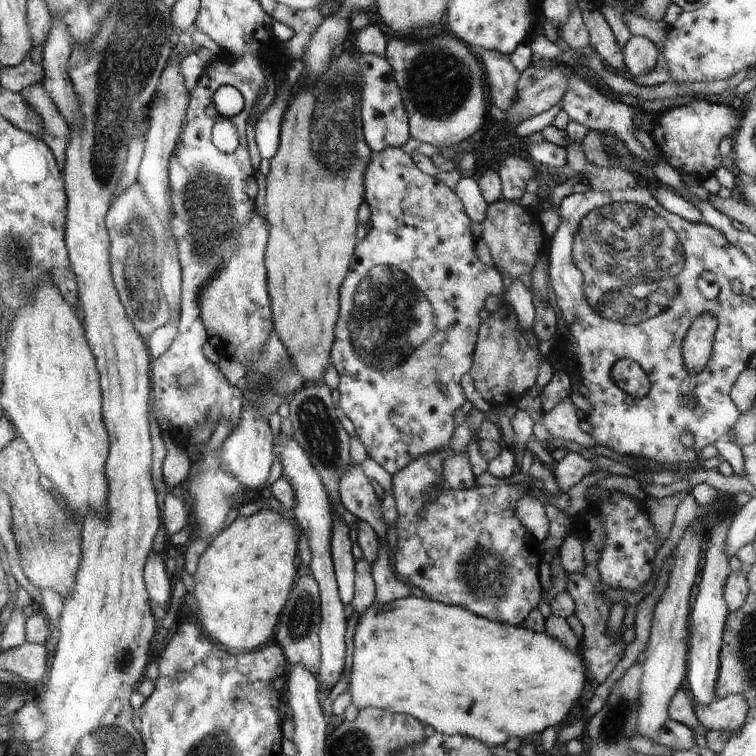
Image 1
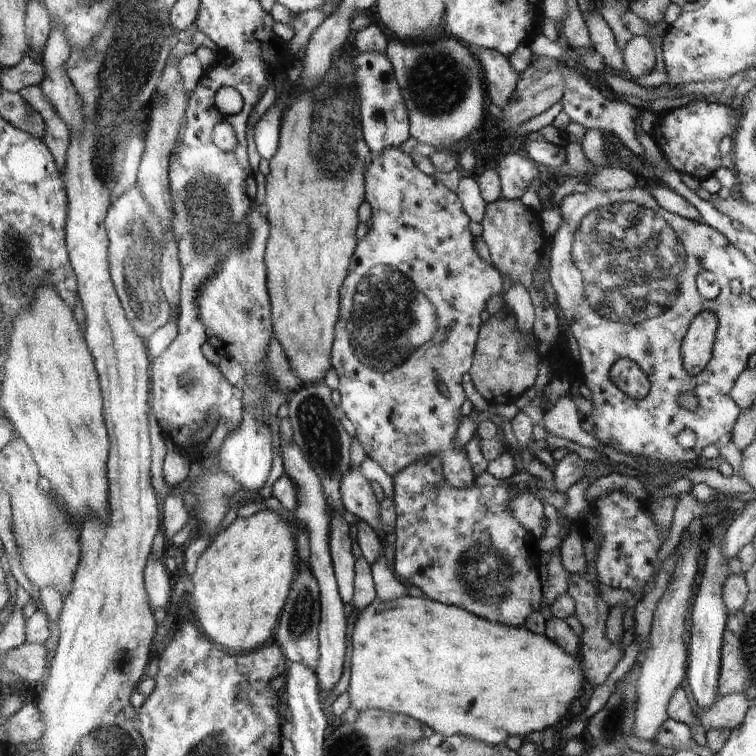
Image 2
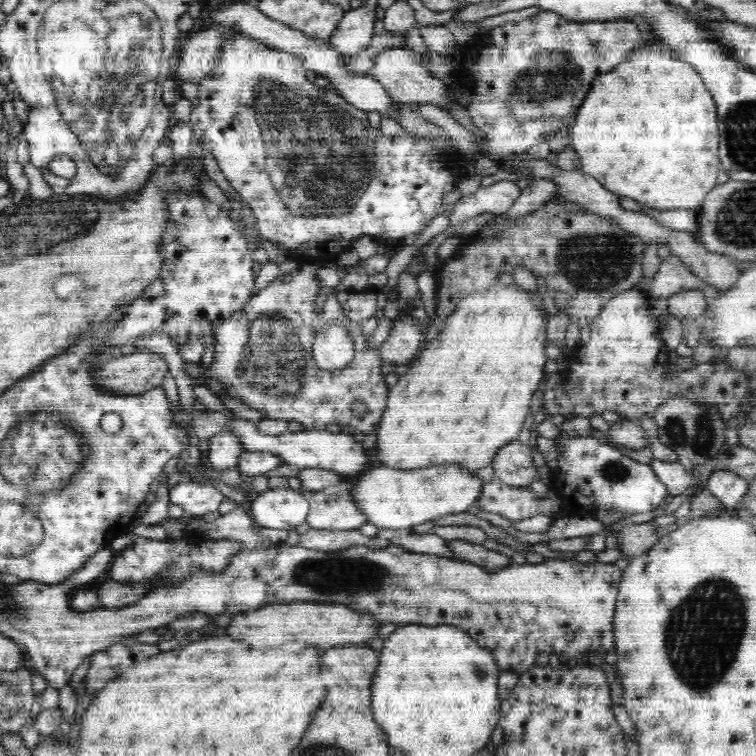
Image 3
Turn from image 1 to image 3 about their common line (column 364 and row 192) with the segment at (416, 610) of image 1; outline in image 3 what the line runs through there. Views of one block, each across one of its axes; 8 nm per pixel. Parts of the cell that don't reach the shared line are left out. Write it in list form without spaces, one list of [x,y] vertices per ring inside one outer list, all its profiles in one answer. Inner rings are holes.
[[[638,46],[634,54],[630,54],[630,58],[626,62],[622,62],[620,66],[616,66],[614,72],[604,74],[596,80],[592,80],[594,84],[590,86],[590,94],[586,96],[586,102],[582,102],[580,108],[577,110],[576,118],[572,122],[570,128],[570,148],[574,149],[582,163],[581,171],[593,176],[606,190],[613,192],[617,196],[631,198],[643,206],[648,206],[650,209],[656,208],[658,210],[678,210],[684,208],[692,210],[700,208],[704,198],[708,192],[712,190],[718,182],[716,176],[718,170],[722,170],[721,160],[718,158],[719,140],[718,136],[718,116],[716,116],[716,102],[712,100],[710,92],[701,76],[696,74],[697,70],[687,62],[681,60],[674,60],[670,50],[666,50],[666,46],[662,50],[658,50],[658,46],[654,47],[656,50],[650,50],[649,46]]]

